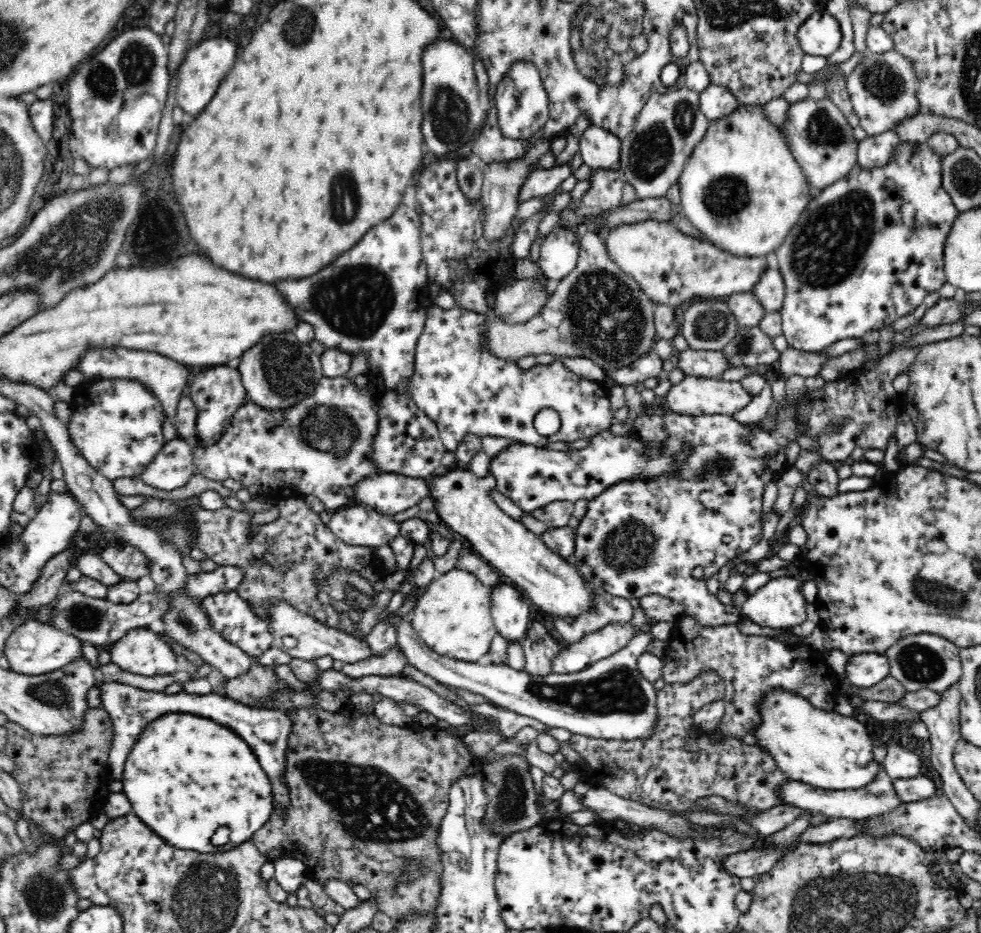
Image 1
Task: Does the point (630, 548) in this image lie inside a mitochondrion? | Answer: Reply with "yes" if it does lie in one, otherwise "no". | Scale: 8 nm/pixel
yes

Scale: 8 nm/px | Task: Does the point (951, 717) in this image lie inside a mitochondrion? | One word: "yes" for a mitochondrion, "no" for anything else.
no

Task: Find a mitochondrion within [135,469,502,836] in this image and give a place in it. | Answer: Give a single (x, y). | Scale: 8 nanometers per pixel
(185, 622)

